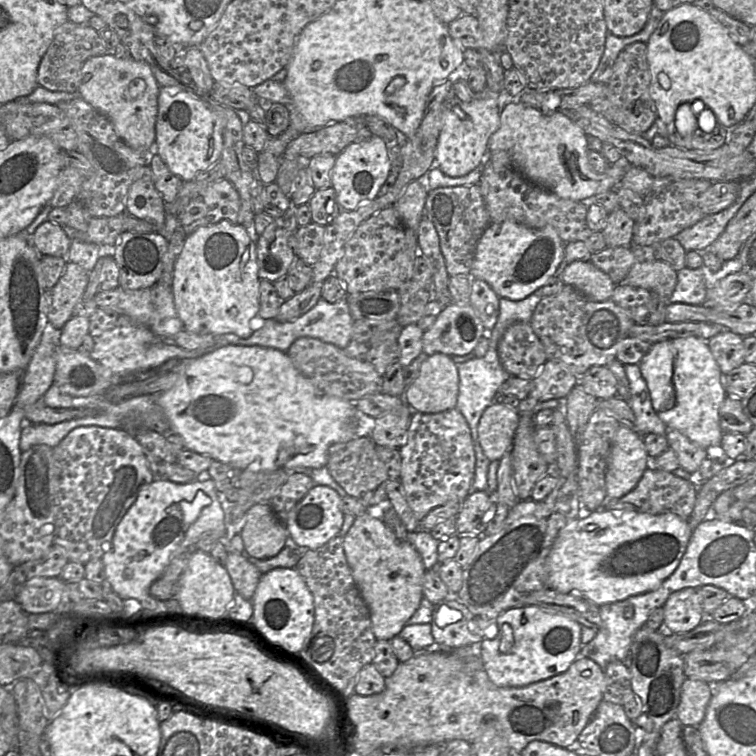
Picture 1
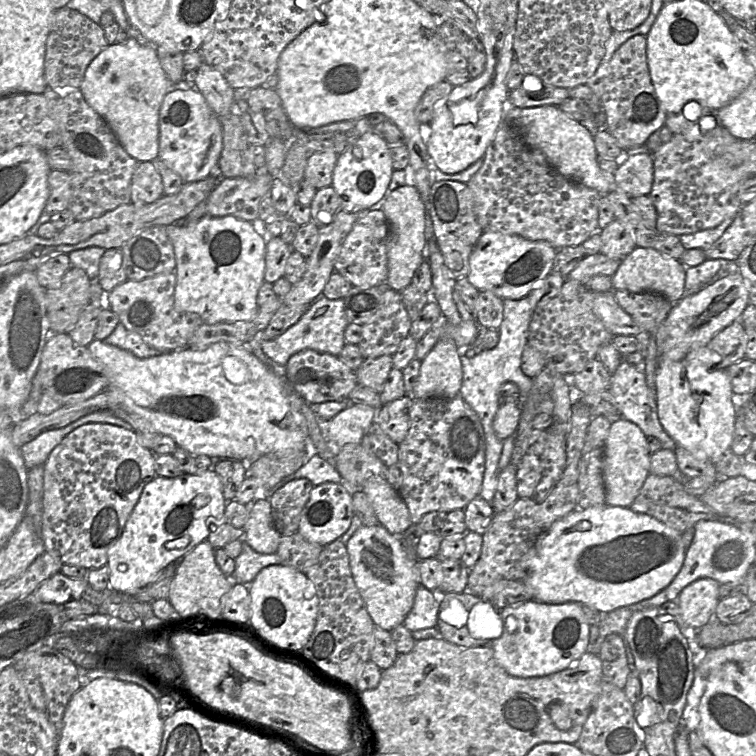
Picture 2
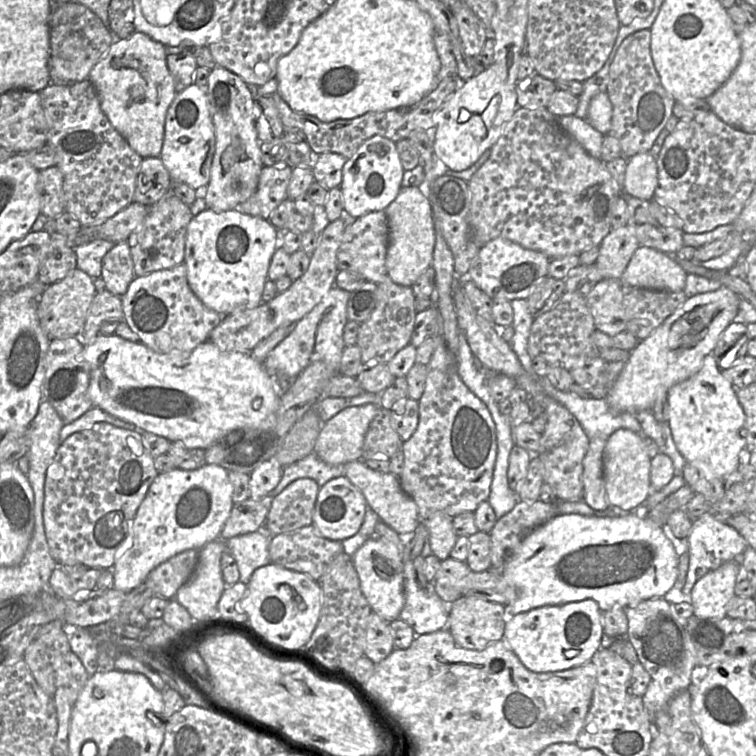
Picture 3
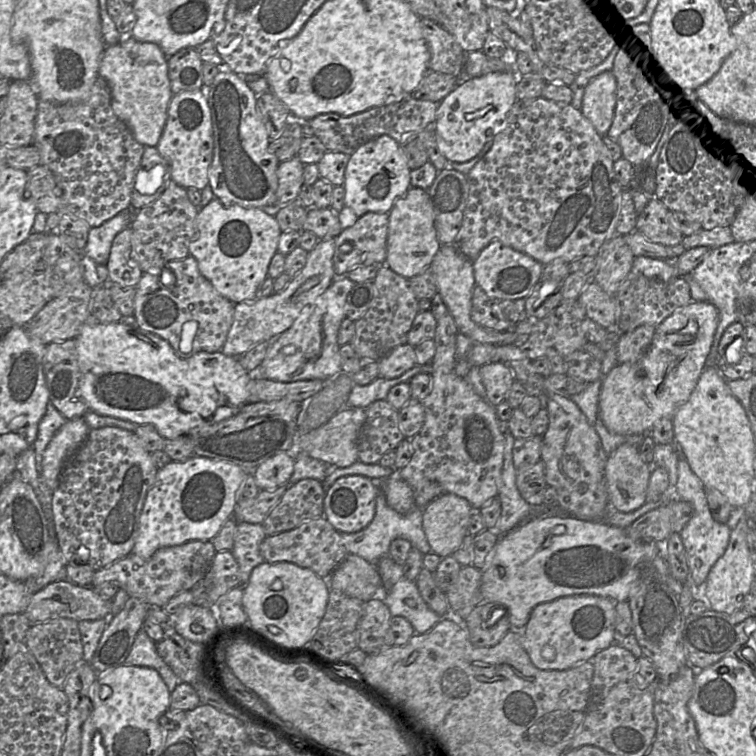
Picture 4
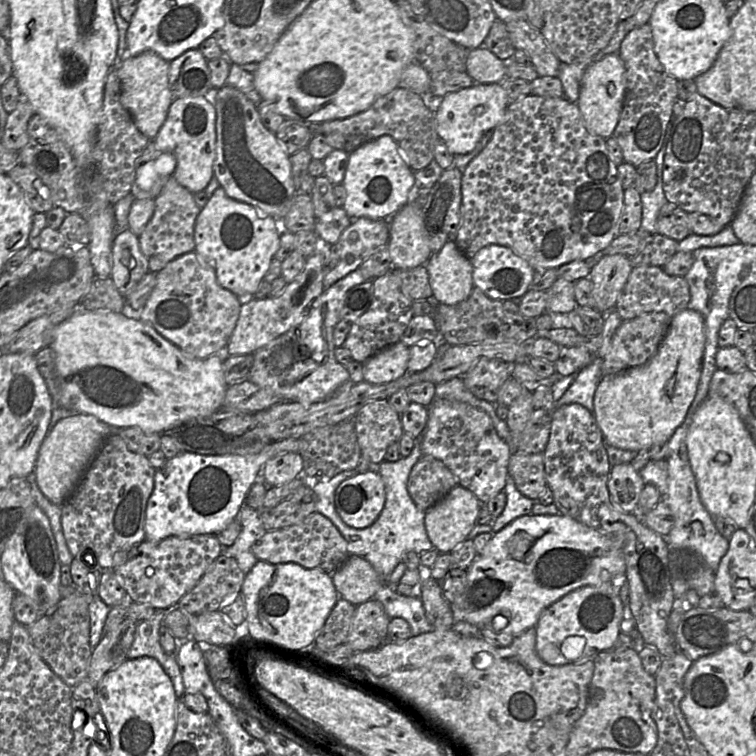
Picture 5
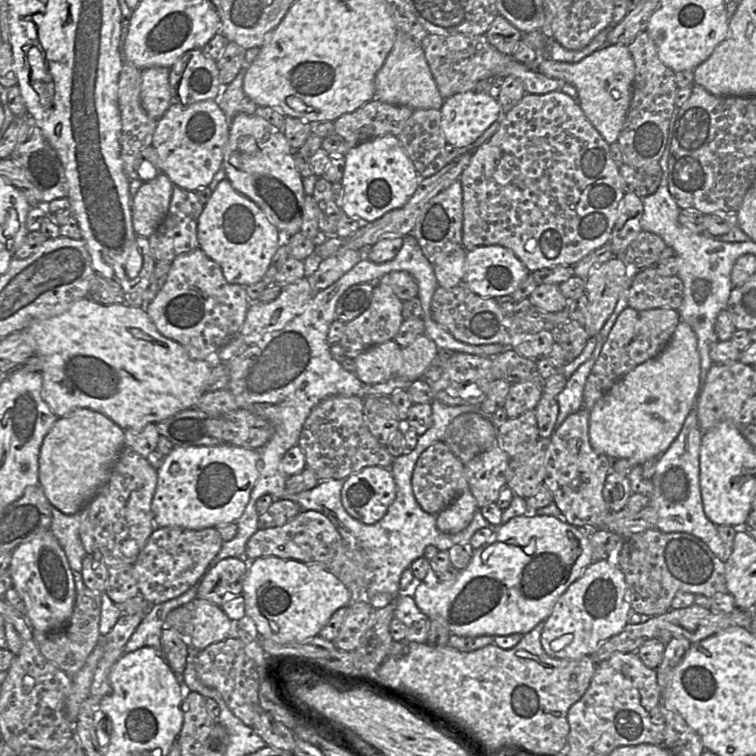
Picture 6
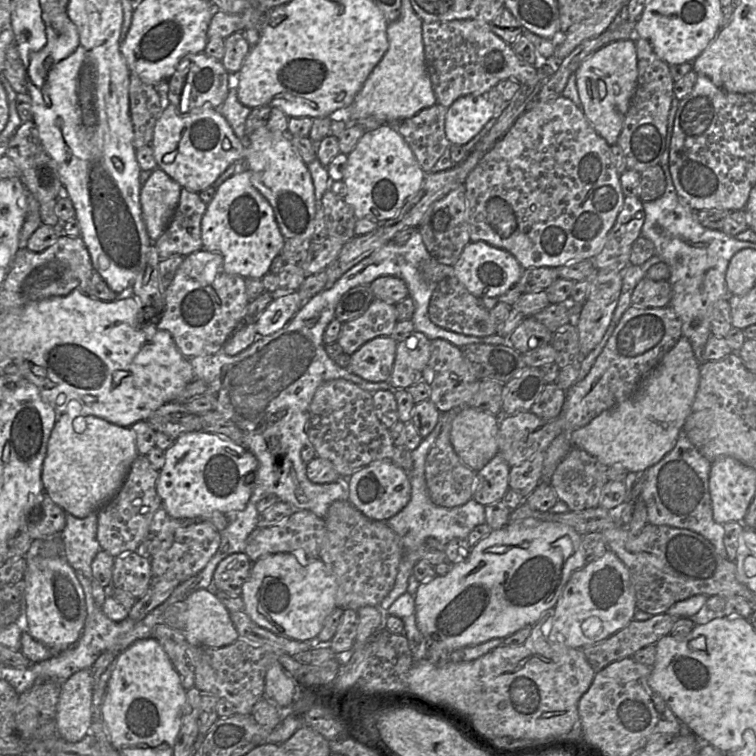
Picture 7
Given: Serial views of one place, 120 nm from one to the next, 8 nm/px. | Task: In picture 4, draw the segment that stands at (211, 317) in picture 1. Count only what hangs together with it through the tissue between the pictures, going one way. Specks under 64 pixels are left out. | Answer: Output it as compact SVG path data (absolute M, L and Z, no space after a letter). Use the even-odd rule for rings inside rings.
M213 199L207 206L199 208L195 221L195 235L189 245L189 253L198 264L202 276L216 291L233 304L253 302L258 297L258 289L268 277L268 267L278 249L282 230L275 216L260 208L244 208L239 205L224 206L218 199Z

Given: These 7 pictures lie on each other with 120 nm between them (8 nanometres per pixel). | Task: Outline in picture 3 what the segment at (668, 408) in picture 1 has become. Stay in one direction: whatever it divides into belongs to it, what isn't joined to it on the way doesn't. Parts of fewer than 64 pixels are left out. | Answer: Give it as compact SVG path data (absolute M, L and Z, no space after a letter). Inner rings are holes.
M710 353L703 359L701 369L692 377L672 386L667 393L669 407L668 424L674 443L687 462L706 464L726 483L736 481L736 472L740 464L740 454L746 446L745 413L740 405L735 388L719 369L715 357Z

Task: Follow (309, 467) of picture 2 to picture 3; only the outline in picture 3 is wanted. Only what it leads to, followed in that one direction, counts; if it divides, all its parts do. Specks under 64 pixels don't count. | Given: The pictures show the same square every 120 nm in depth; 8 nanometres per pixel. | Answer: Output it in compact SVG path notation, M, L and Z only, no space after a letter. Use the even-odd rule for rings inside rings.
M313 452L305 458L284 467L282 478L270 495L275 497L290 483L300 478L313 479L321 487L328 481L342 475L344 475L343 466L330 465Z

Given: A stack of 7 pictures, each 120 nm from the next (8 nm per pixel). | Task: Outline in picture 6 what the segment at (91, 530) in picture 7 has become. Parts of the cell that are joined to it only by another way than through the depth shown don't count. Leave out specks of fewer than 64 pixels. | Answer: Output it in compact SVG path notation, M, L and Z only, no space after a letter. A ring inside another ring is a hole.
M51 505L52 523L50 531L64 550L72 571L81 572L82 561L86 556L80 539L80 514L65 514Z

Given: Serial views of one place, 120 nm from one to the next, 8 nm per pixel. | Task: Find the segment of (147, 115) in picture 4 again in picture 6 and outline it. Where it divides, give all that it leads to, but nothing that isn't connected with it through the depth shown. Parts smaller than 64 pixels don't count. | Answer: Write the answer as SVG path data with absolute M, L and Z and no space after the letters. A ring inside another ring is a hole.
M149 67L141 70L141 104L148 116L158 121L172 104L169 69Z

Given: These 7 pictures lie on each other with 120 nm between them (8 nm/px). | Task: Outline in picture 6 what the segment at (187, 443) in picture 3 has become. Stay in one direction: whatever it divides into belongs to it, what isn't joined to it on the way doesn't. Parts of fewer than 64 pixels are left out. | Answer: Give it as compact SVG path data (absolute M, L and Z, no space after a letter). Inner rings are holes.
M88 298L75 301L60 315L32 322L26 329L34 342L35 355L42 361L42 399L57 417L64 417L77 408L87 408L102 413L121 429L142 430L148 424L156 424L183 410L195 407L199 398L206 393L206 385L213 366L206 360L192 359L179 343L163 336L155 327L145 308L124 304L103 305Z

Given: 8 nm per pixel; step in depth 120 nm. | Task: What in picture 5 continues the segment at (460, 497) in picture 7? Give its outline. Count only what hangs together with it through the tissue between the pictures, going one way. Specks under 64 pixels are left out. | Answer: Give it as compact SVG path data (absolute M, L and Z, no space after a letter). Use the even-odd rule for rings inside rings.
M422 455L408 479L409 494L423 511L427 511L458 485L458 479L451 470L441 460L429 455Z

